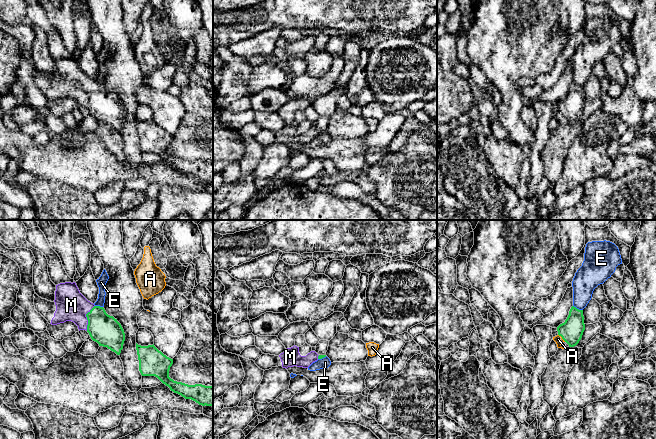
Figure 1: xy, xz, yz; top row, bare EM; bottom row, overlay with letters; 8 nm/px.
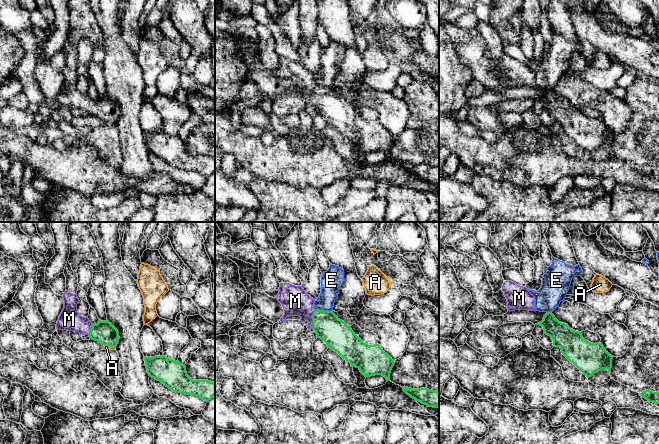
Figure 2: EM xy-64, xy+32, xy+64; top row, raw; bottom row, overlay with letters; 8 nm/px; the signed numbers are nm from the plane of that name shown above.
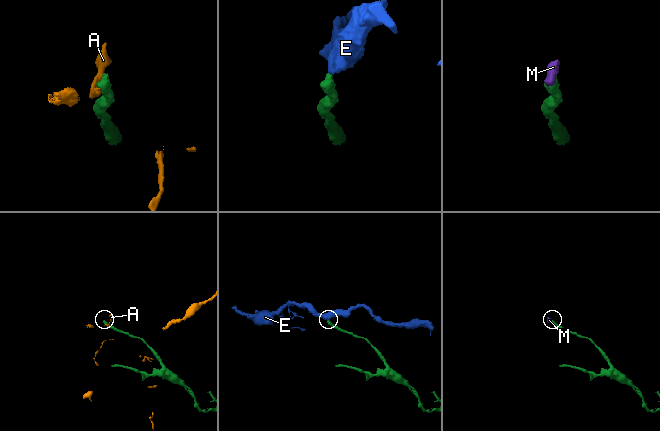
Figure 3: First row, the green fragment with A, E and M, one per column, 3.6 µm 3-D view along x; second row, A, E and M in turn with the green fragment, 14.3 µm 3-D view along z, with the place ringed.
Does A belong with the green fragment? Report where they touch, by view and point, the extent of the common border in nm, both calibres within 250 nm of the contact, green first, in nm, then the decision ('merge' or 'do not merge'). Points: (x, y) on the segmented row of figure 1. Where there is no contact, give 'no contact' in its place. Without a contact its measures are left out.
yz (562, 338) | 90 nm | 190/70 nm | do not merge

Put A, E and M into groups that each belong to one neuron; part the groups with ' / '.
A / E / M

